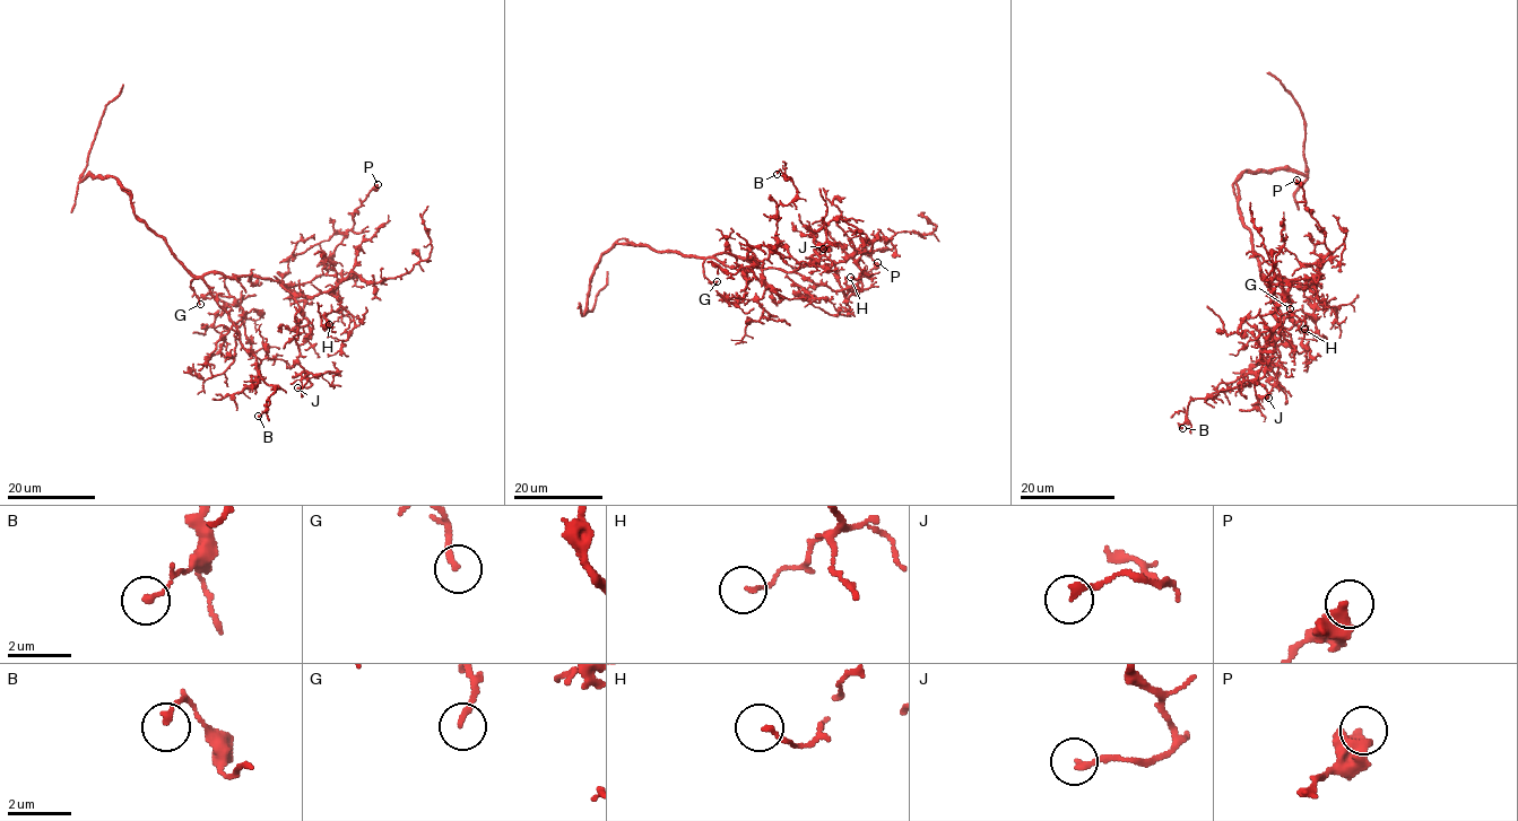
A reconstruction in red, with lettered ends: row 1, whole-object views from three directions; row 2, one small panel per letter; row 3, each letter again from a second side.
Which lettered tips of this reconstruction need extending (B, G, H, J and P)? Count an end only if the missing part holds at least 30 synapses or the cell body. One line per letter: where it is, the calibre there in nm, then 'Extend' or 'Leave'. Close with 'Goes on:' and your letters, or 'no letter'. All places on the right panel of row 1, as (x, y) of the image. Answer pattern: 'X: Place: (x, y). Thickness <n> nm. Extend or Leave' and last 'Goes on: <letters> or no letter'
B: Place: (1182, 428). Thickness 160 nm. Leave
G: Place: (1290, 308). Thickness 170 nm. Leave
H: Place: (1304, 329). Thickness 110 nm. Leave
J: Place: (1268, 398). Thickness 220 nm. Leave
P: Place: (1297, 180). Thickness 280 nm. Leave
Goes on: no letter

